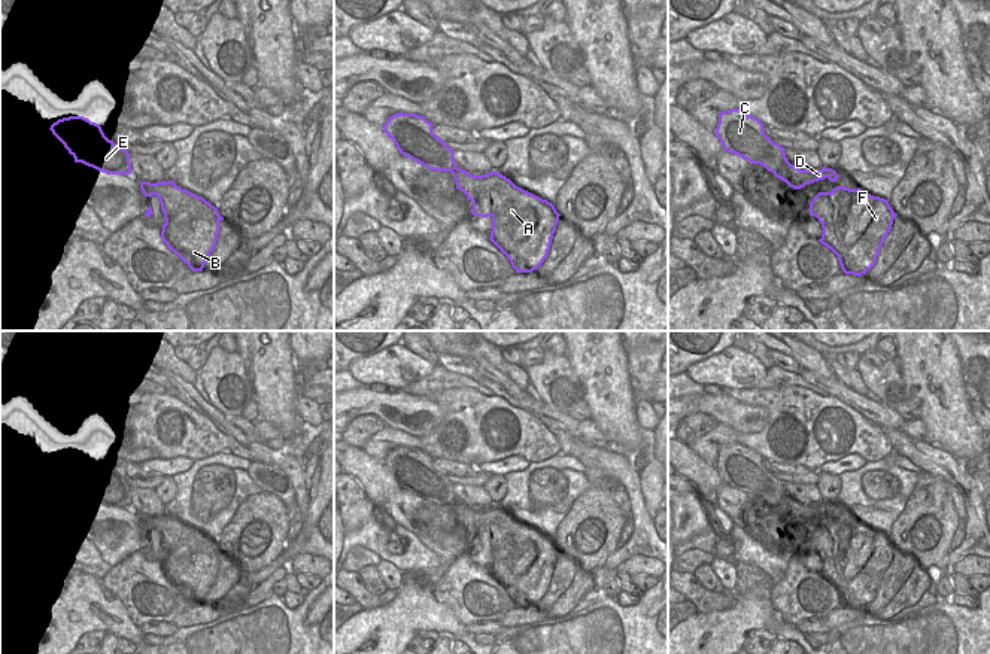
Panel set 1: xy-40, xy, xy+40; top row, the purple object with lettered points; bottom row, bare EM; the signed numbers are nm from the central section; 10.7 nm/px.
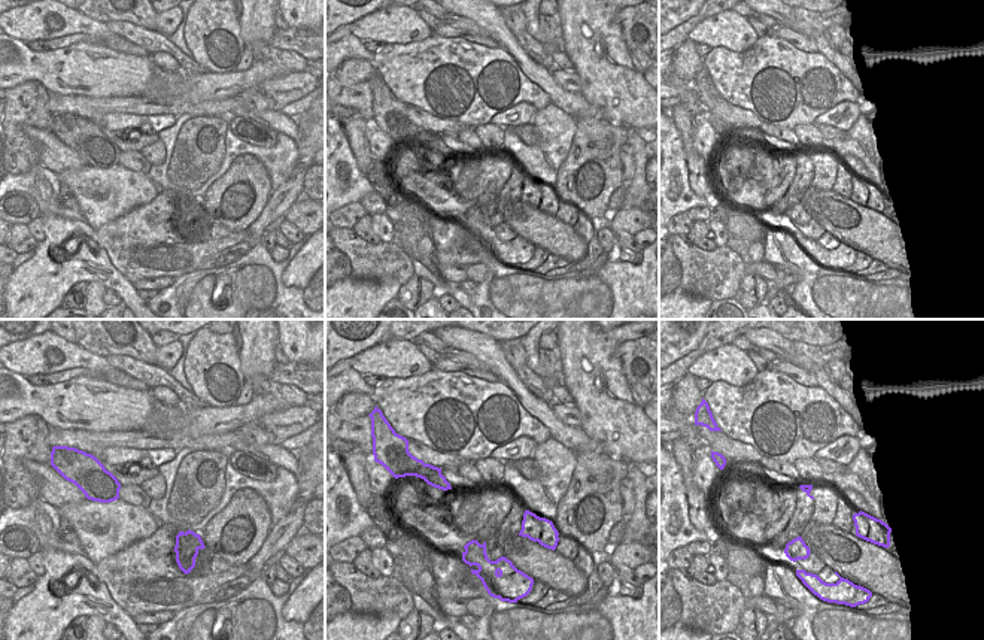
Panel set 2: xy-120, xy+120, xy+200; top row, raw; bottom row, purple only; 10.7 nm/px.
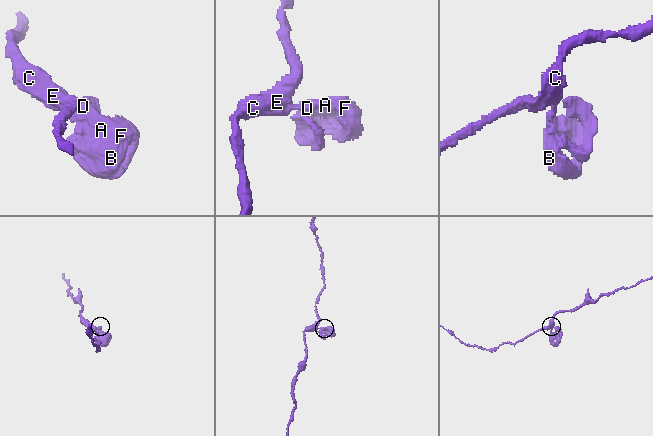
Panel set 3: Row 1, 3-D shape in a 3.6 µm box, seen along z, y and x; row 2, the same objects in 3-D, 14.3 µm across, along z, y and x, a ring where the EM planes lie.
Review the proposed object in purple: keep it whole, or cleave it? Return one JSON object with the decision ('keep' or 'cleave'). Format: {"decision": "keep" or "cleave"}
{"decision": "cleave"}

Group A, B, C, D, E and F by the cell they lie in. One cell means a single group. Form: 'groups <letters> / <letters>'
groups A B D F / C E

